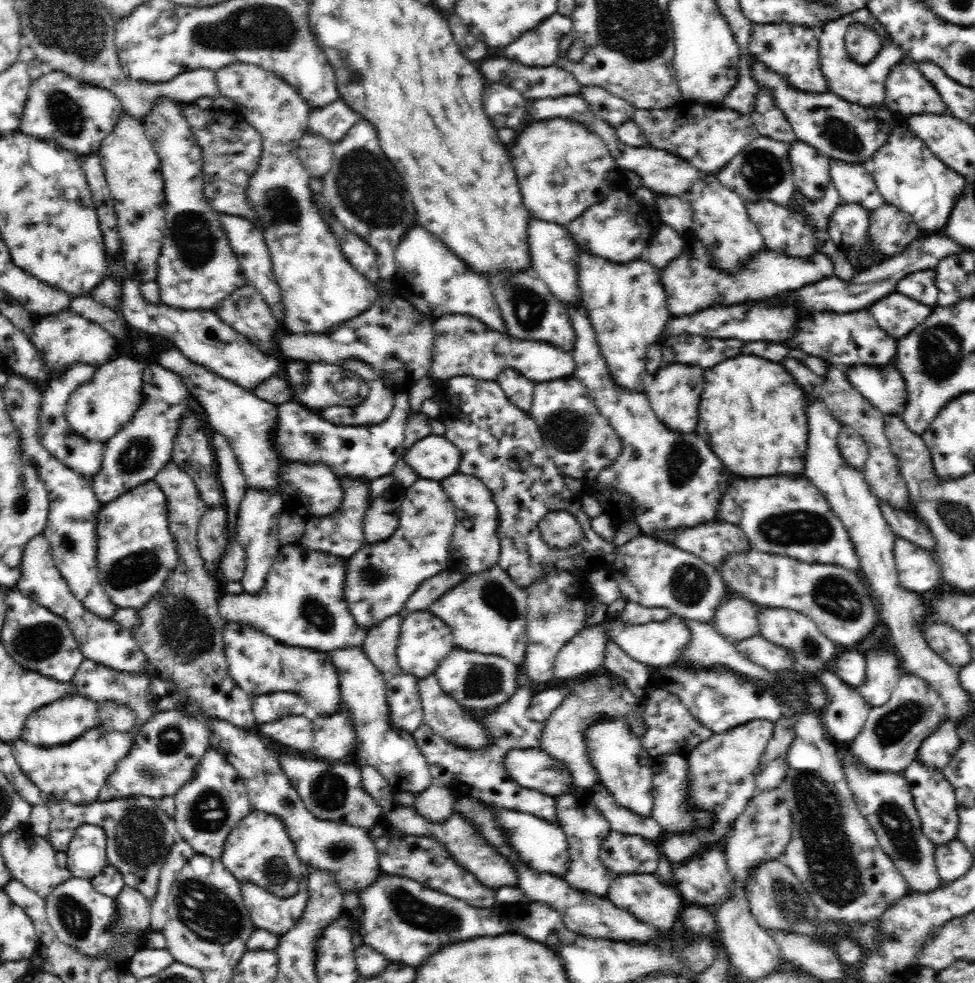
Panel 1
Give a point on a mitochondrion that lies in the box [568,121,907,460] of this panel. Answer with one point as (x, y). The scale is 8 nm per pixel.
(763, 170)

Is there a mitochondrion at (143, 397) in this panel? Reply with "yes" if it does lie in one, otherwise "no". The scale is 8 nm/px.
no

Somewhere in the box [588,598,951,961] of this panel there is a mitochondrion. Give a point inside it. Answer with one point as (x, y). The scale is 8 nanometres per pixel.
(834, 877)

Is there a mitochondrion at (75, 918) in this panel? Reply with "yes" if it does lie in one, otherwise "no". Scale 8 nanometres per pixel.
yes

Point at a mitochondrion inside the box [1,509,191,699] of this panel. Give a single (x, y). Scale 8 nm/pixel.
(39, 642)

